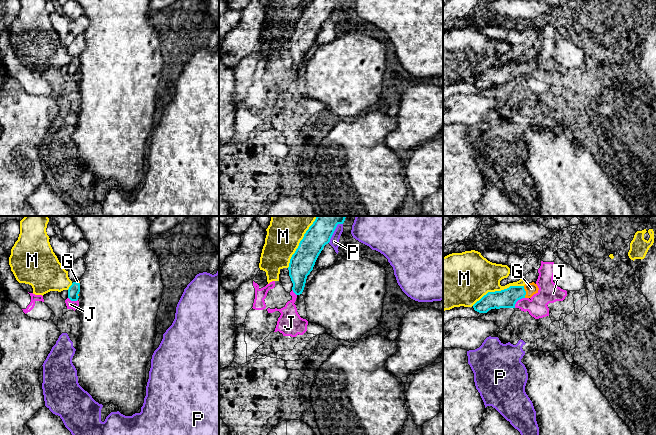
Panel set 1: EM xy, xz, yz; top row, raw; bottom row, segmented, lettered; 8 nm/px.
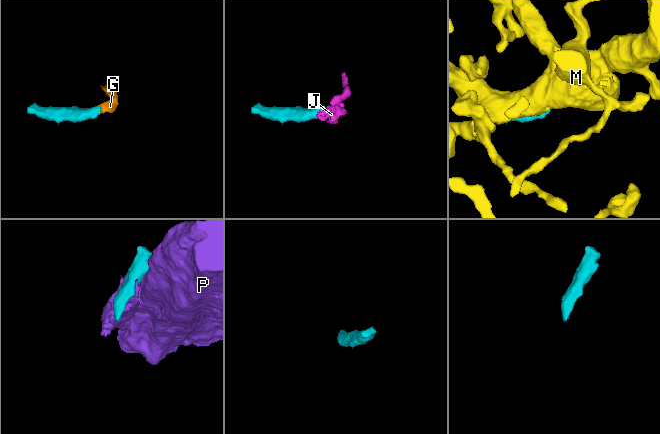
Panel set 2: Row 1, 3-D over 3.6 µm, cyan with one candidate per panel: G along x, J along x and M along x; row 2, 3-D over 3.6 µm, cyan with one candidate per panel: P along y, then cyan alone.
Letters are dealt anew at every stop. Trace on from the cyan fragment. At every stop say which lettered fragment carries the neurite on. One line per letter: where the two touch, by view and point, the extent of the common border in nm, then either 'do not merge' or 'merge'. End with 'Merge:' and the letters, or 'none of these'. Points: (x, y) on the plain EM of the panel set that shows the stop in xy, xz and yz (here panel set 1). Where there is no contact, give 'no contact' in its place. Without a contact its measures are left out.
G: yz (525, 68) | 100 nm | merge
J: yz (517, 76) | 120 nm | do not merge
M: yz (497, 67) | 440 nm | do not merge
P: xz (333, 8) | 170 nm | do not merge
Merge: G

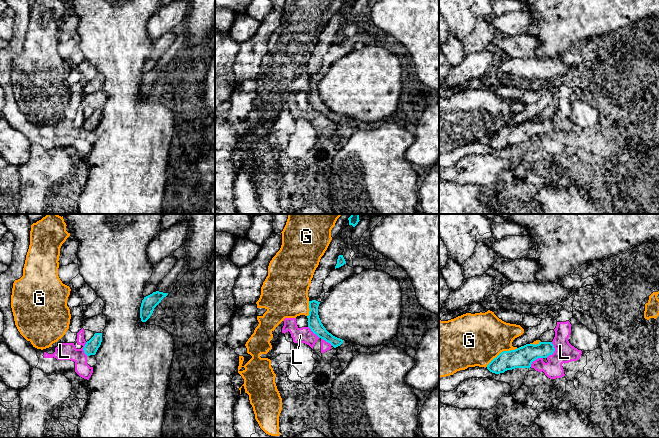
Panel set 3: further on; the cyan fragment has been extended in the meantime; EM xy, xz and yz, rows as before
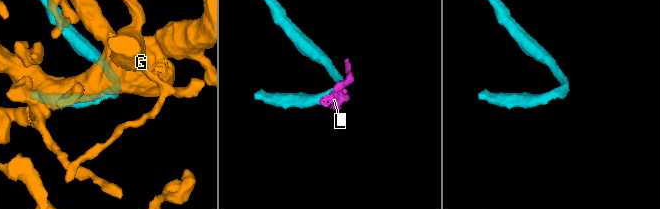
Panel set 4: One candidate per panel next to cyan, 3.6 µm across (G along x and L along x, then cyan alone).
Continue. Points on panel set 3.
G: yz (501, 128) | 300 nm | do not merge
L: yz (554, 126) | 140 nm | do not merge
Merge: none of these

